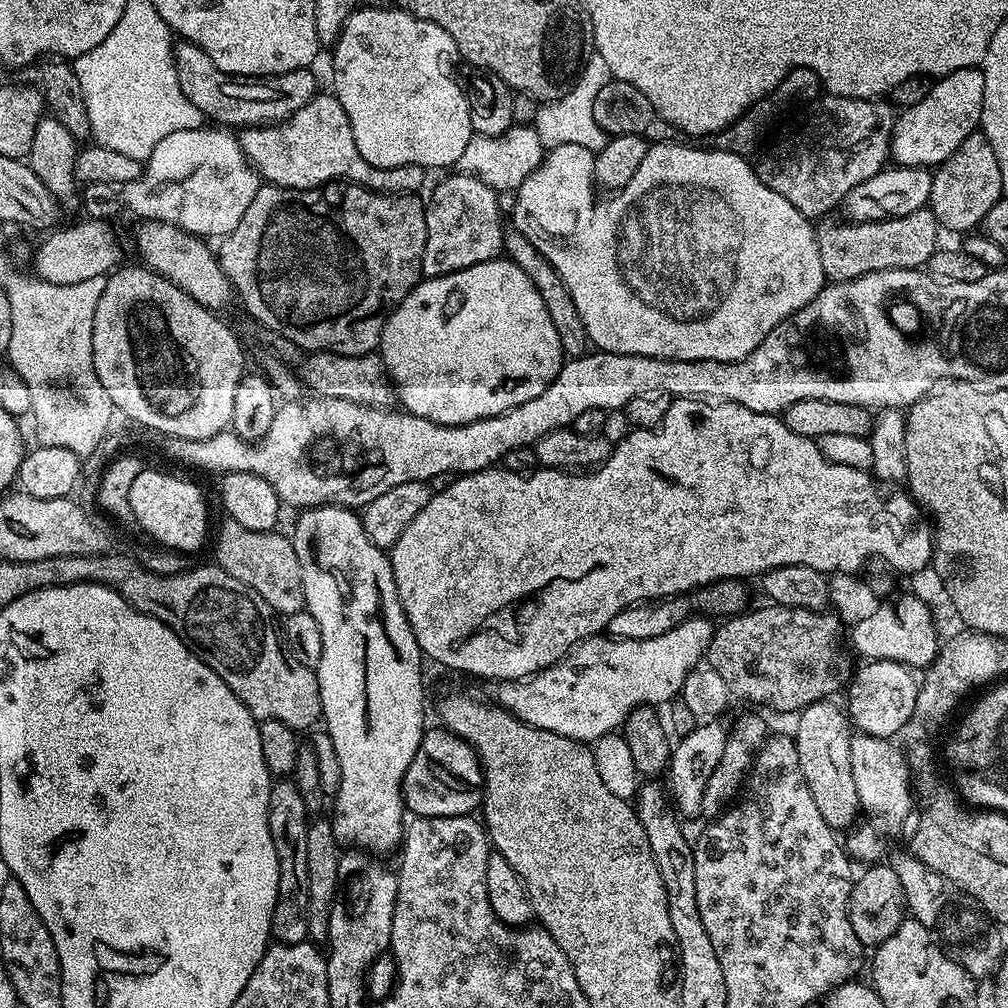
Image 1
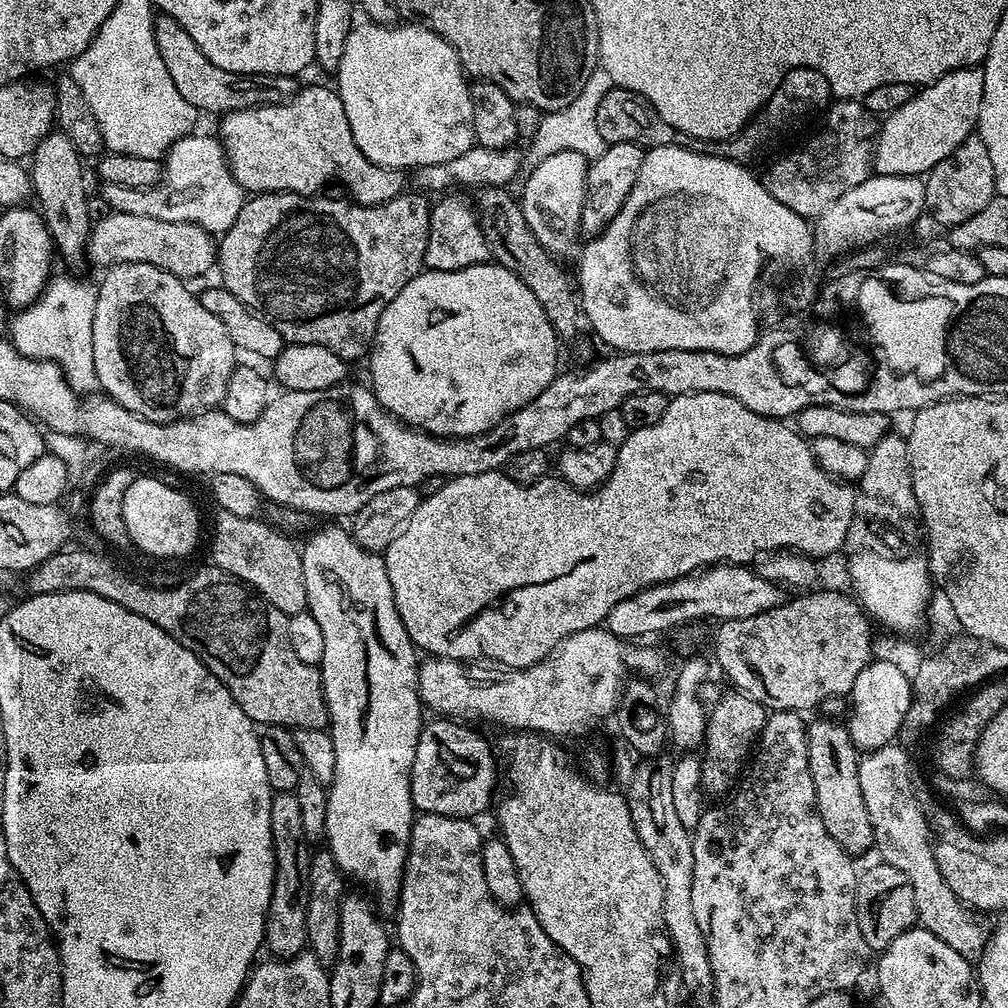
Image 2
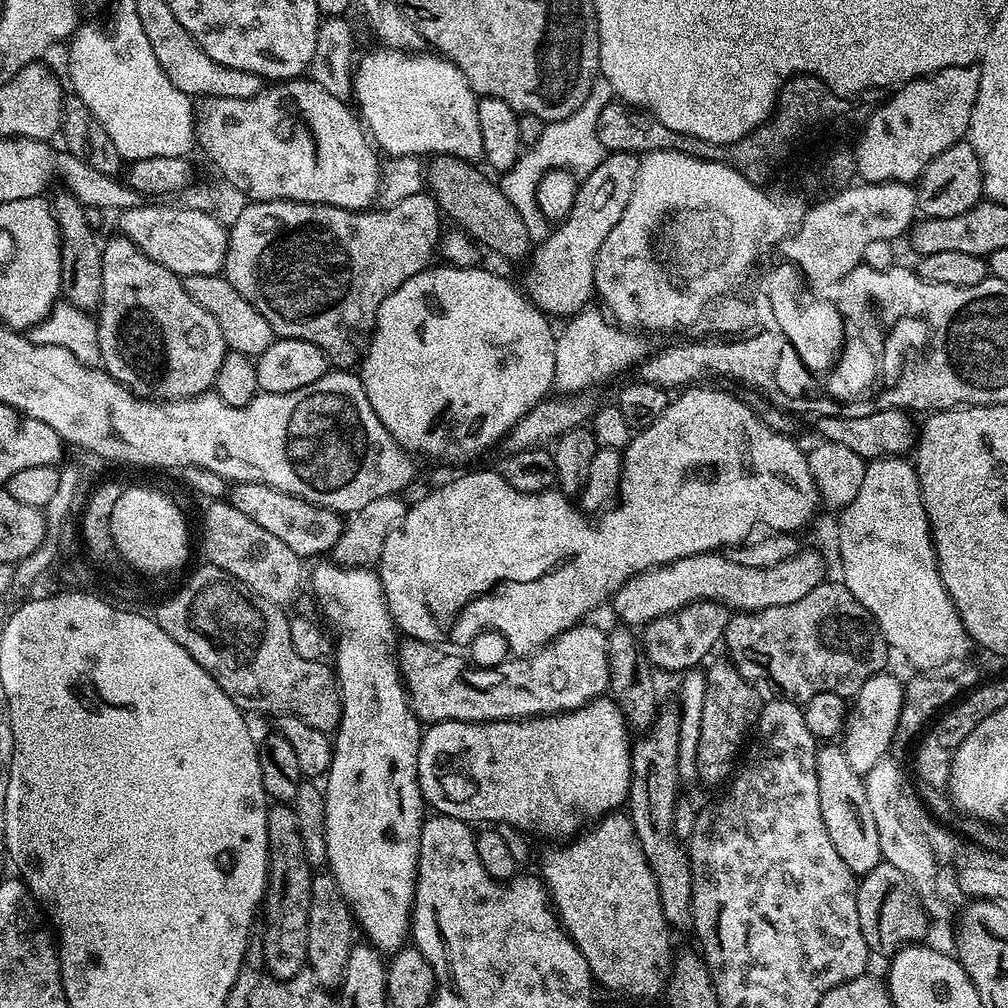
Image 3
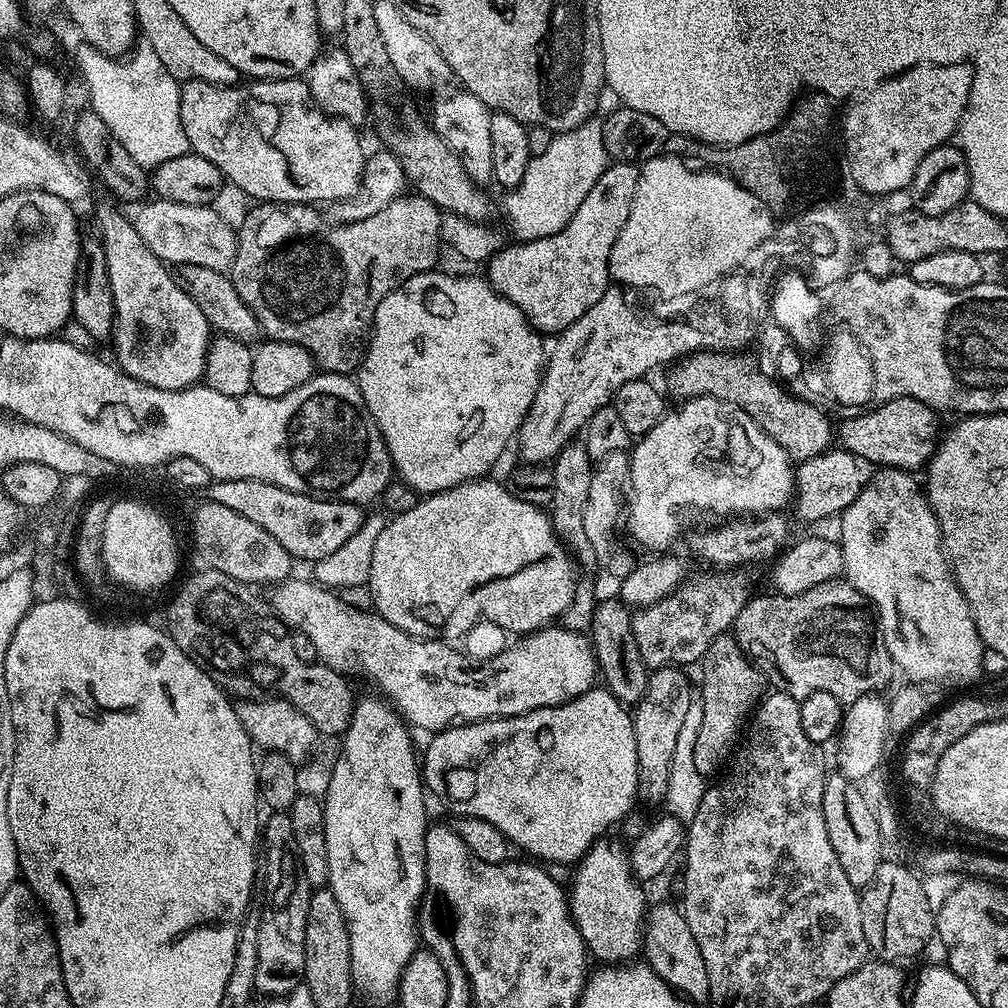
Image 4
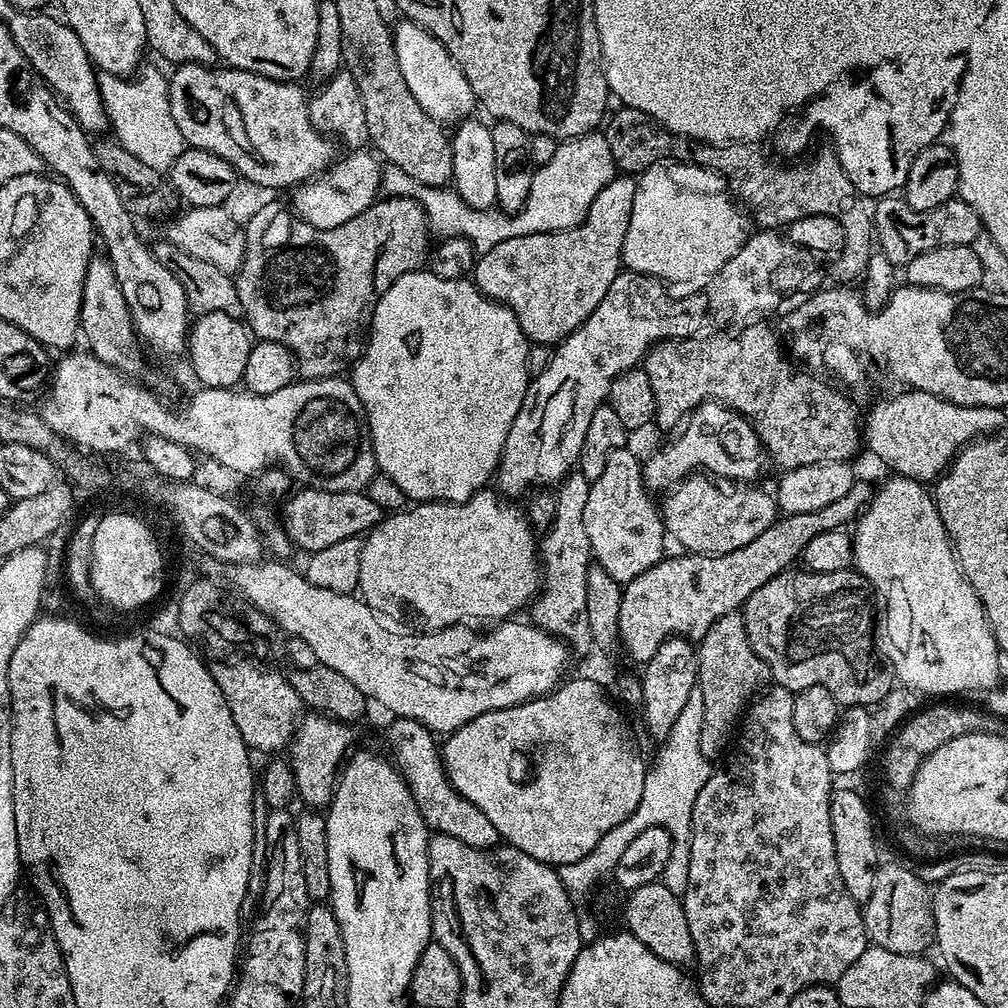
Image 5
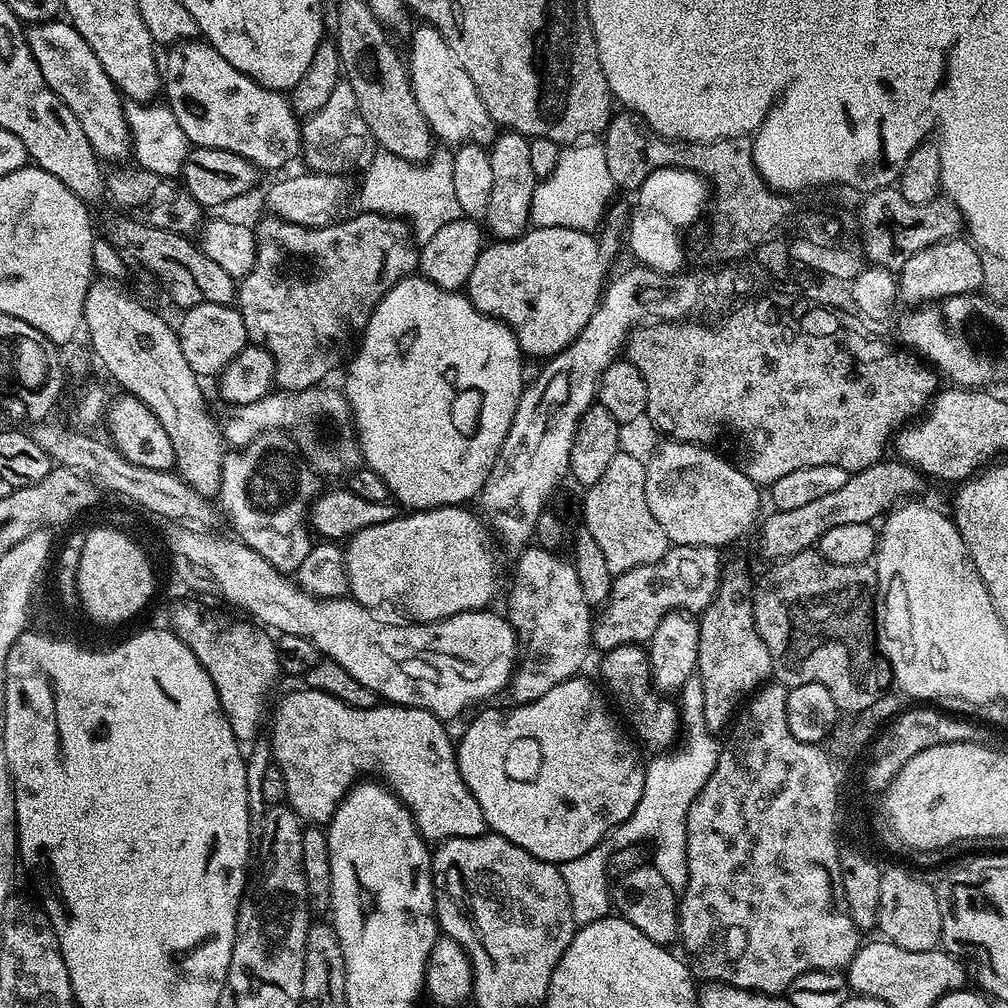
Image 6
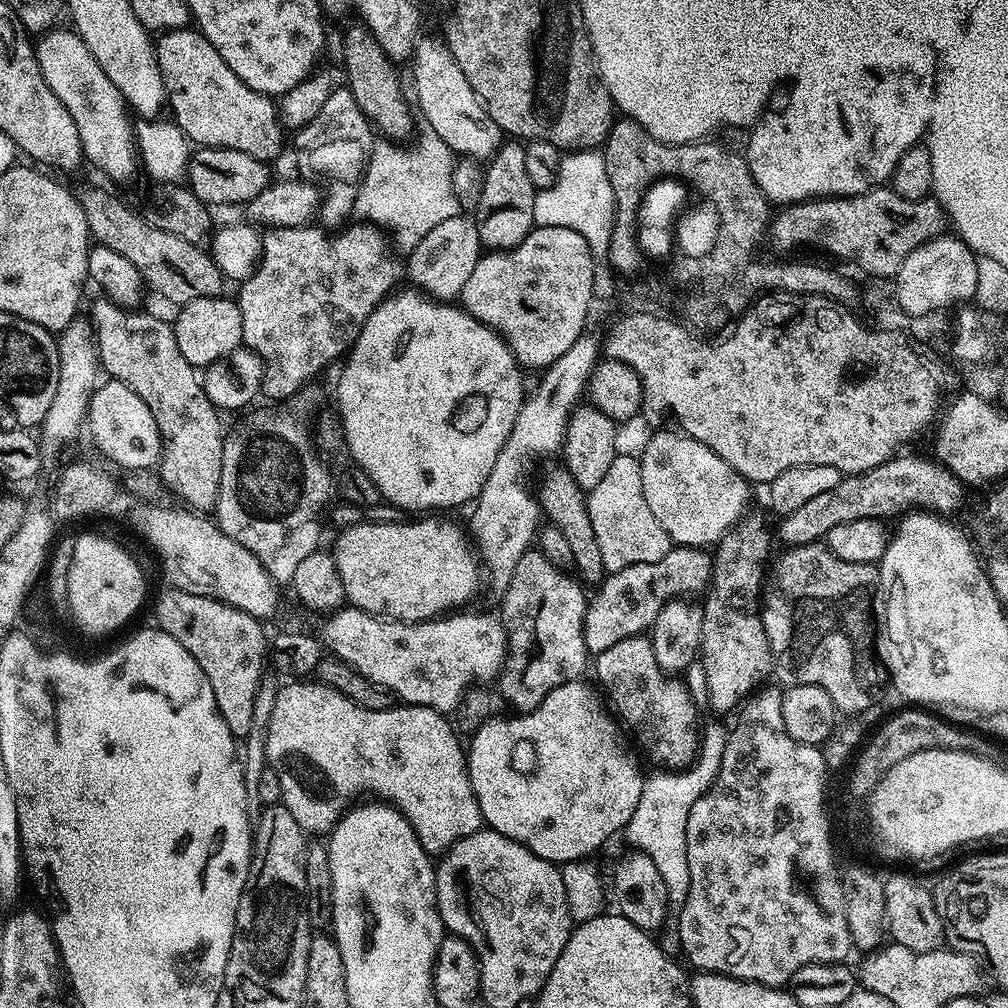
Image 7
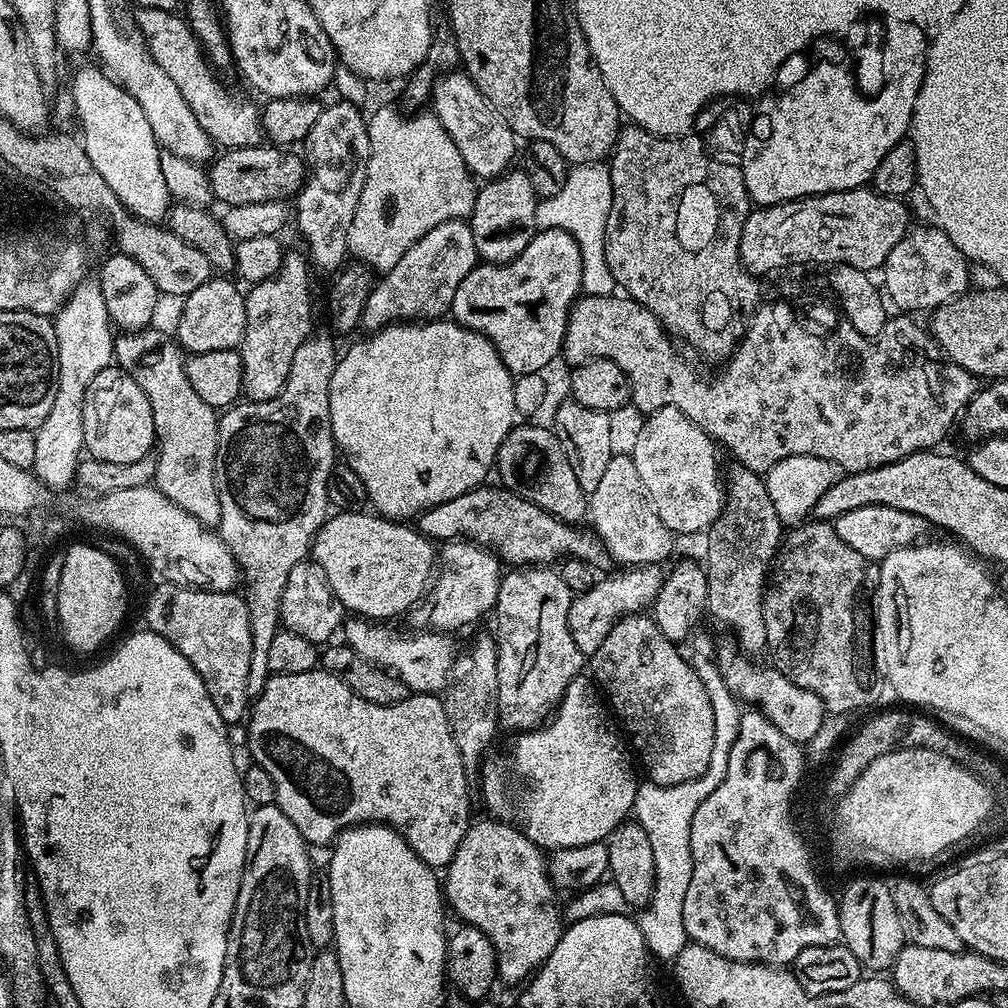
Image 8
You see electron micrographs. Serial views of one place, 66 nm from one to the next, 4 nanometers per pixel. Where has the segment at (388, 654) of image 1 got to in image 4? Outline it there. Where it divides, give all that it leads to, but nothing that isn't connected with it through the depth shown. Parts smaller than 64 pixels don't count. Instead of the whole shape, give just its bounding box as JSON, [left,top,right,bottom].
[322,695,430,1004]

